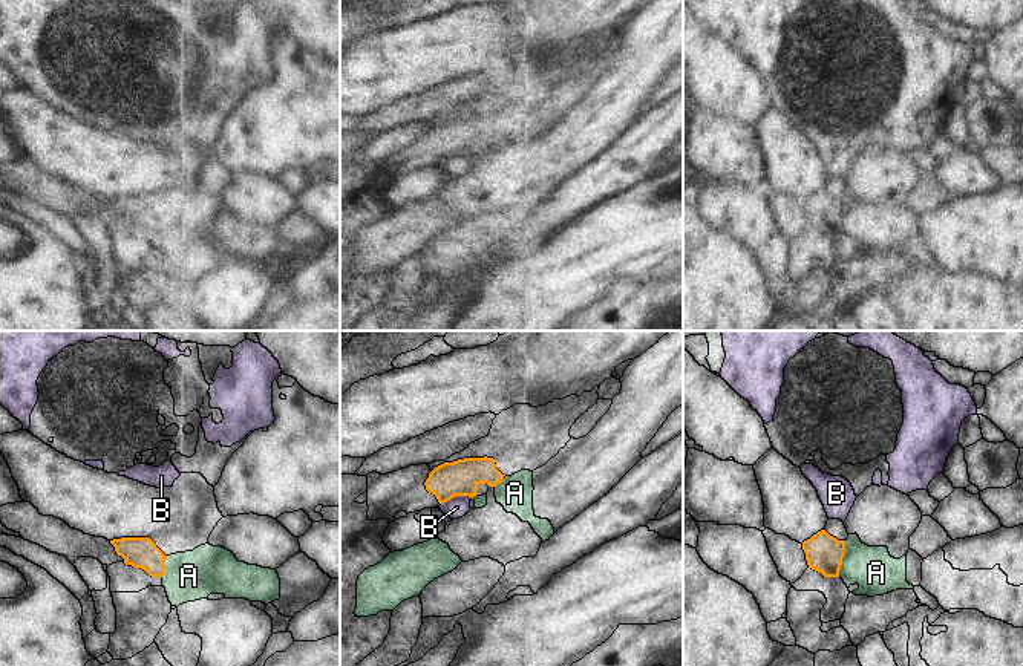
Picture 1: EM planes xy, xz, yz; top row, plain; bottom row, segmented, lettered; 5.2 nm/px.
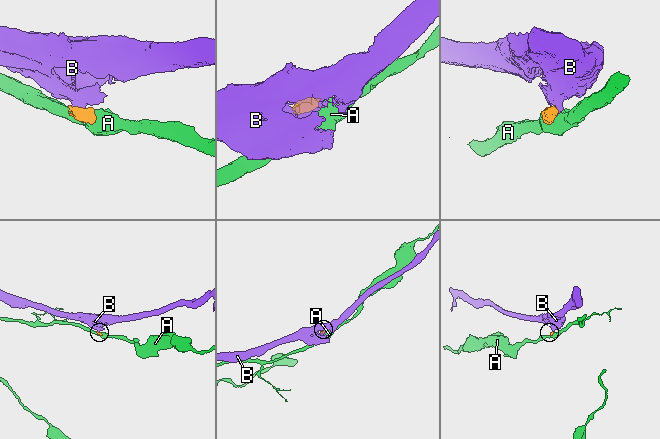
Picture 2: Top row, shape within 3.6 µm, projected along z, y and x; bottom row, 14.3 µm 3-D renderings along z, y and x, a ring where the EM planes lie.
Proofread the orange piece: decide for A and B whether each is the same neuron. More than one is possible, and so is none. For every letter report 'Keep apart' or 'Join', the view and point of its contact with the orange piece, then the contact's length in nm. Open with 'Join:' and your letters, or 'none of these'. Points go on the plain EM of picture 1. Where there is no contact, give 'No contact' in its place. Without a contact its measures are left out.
Join: none of these
A: Keep apart. Touches orange at yz (841, 216). Shared border 200 nm
B: Keep apart. Touches orange at xz (457, 152). Shared border 170 nm

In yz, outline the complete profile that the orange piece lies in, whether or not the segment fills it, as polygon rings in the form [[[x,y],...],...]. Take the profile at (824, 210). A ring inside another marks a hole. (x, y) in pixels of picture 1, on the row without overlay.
[[[825,187],[818,188],[802,199],[809,225],[821,230],[824,234],[839,234],[845,198],[838,198]]]

